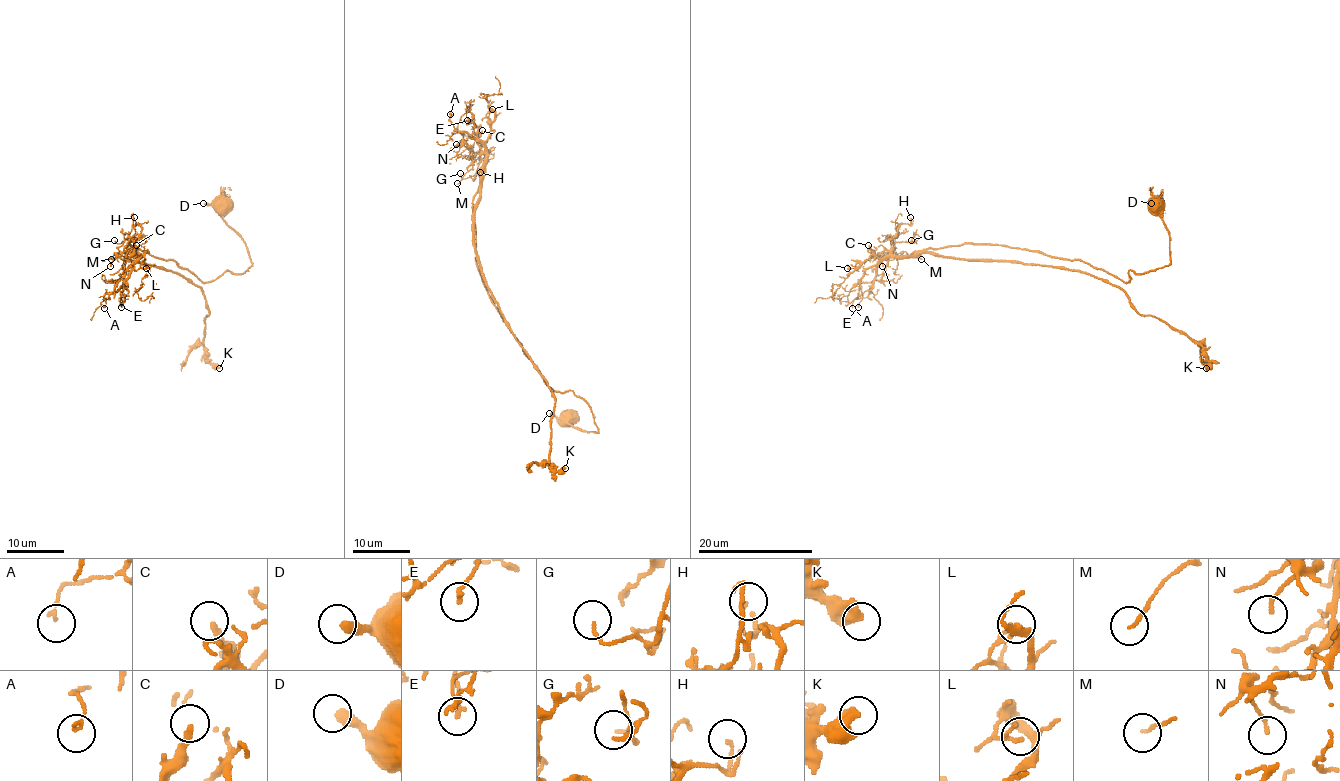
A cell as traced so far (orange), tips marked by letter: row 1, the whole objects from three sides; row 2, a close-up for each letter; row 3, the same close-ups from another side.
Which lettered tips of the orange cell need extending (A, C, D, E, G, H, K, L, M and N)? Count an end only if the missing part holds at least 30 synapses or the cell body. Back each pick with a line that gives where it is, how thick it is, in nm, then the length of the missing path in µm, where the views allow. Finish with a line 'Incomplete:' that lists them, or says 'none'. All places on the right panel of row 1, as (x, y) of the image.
K: (1206, 368) | 480 nm | 7 µm
Incomplete: K

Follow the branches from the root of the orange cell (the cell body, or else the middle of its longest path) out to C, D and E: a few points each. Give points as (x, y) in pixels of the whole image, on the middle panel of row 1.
C: (473, 213), (473, 196), (484, 165), (484, 153), (477, 142), (482, 130)
D: (473, 213), (476, 265), (490, 301), (542, 379), (555, 390), (579, 396), (598, 430), (582, 432), (549, 413)
E: (473, 213), (473, 196), (483, 175), (484, 143), (477, 136), (477, 127), (472, 121), (467, 124), (467, 120)

